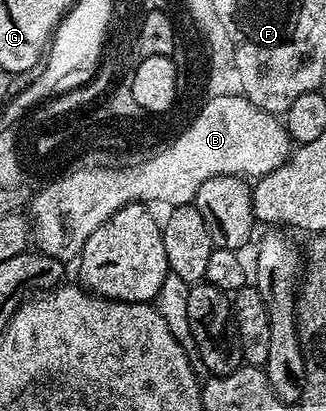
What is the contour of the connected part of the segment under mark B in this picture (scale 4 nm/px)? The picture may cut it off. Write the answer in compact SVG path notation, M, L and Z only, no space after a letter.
M221 99L220 102L210 104L210 107L205 111L201 119L197 120L186 135L182 136L181 140L175 144L173 151L166 152L163 156L158 156L155 161L150 161L149 164L143 164L143 168L130 169L129 172L125 170L109 170L109 171L91 171L91 172L77 172L77 175L72 175L69 179L62 180L62 183L54 185L54 187L41 191L39 196L34 196L31 199L29 215L32 217L32 240L36 245L37 251L42 252L46 256L51 256L63 262L77 261L82 254L82 247L84 242L88 242L88 238L92 238L92 234L96 230L100 230L100 226L104 222L108 222L108 218L112 218L112 214L116 214L116 210L120 210L129 204L137 204L139 202L151 202L150 200L159 200L165 206L177 206L180 204L189 204L194 199L194 195L198 193L200 186L204 186L204 182L208 182L208 178L216 178L217 176L241 176L243 178L257 178L268 174L272 170L276 170L276 166L280 166L284 161L290 159L292 151L292 141L286 132L285 123L275 113L265 112L256 107L252 101L245 104L242 100L235 99Z

